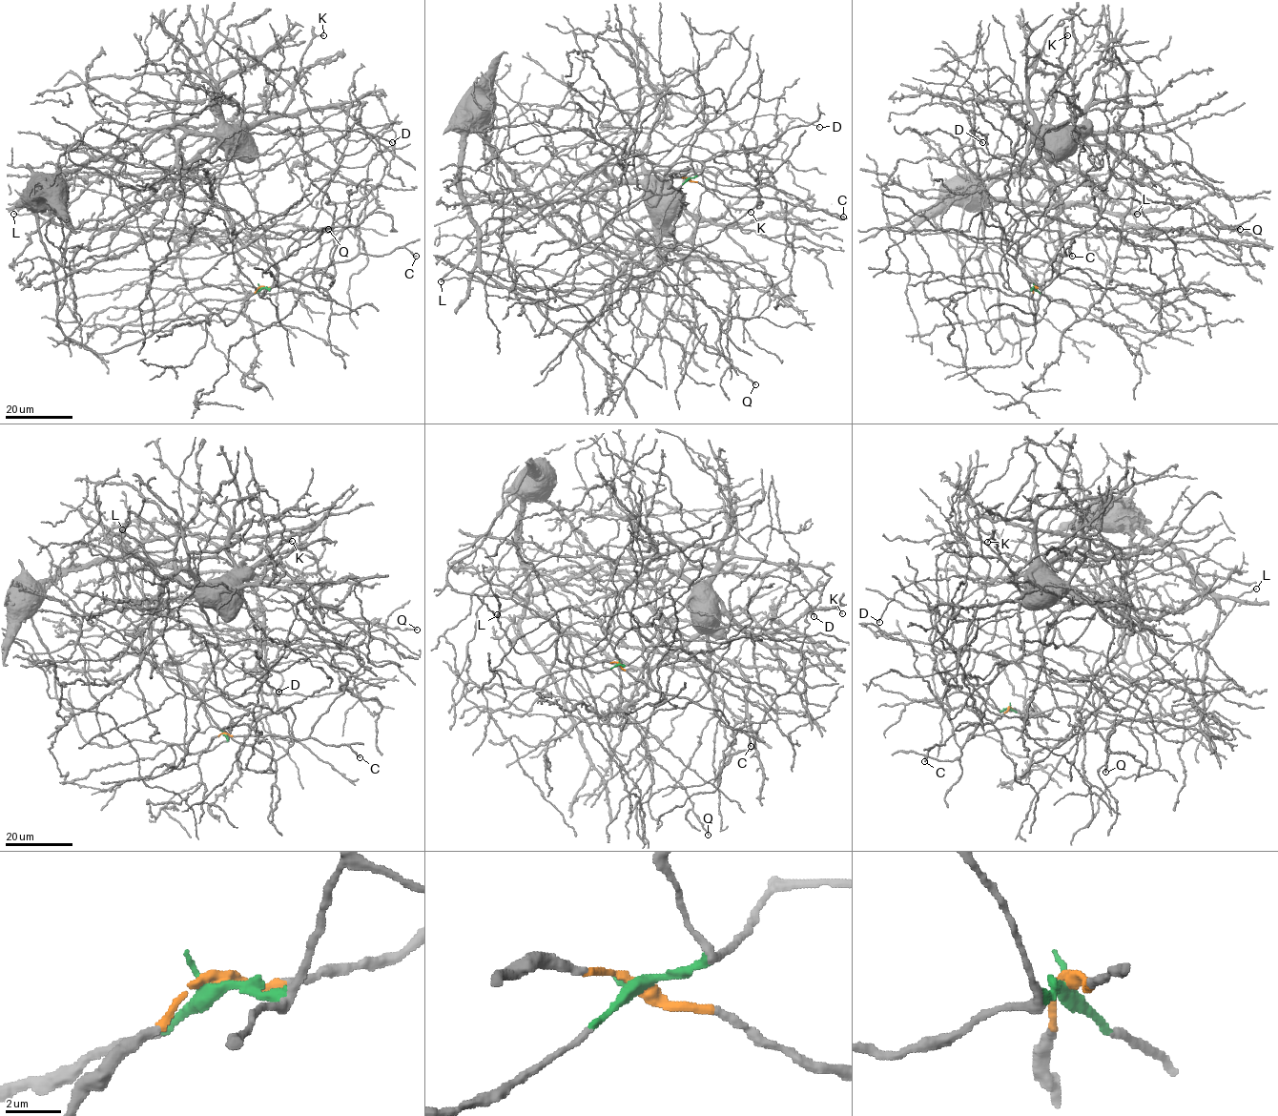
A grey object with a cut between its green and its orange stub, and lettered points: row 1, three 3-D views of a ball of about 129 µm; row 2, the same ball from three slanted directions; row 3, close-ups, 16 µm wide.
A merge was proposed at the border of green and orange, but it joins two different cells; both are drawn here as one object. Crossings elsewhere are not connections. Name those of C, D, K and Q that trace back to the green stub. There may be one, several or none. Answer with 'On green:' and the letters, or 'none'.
On green: K, Q

